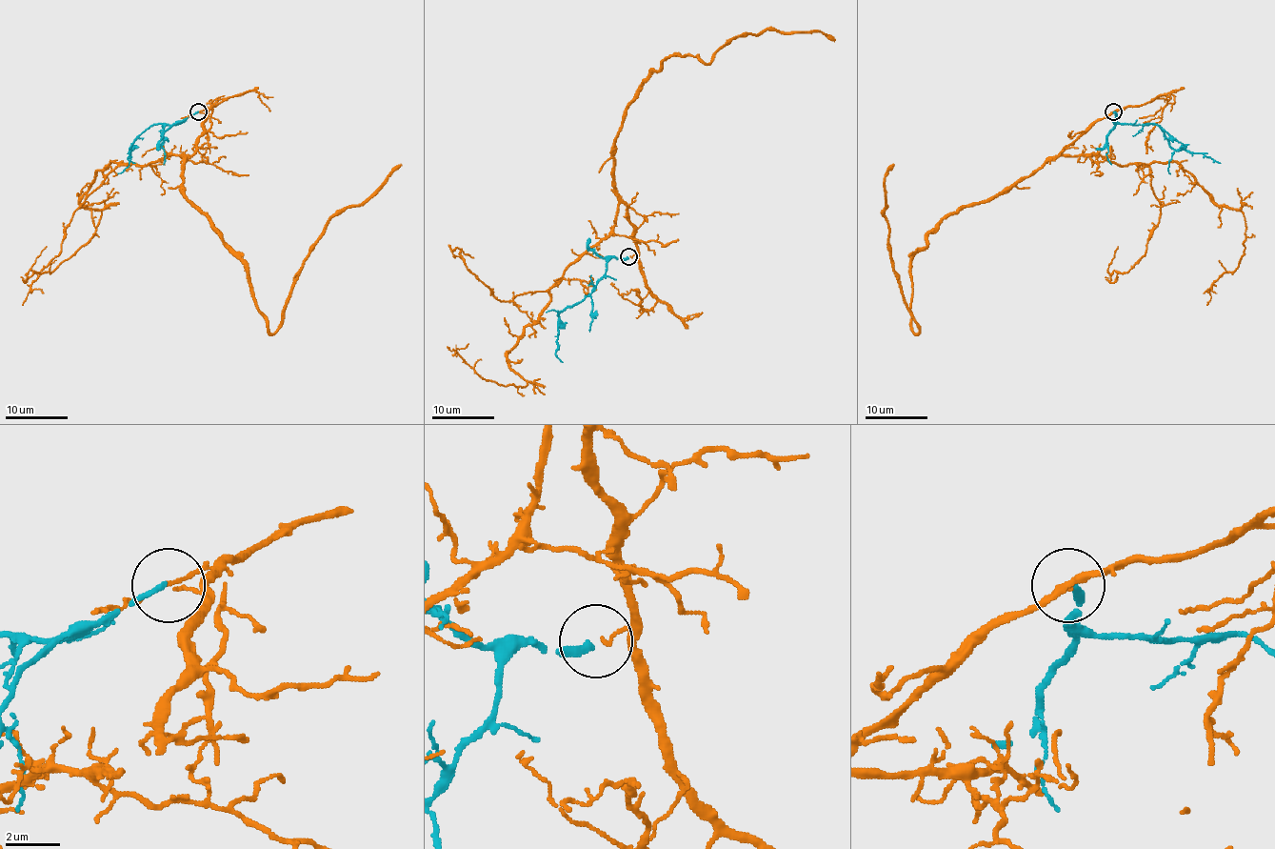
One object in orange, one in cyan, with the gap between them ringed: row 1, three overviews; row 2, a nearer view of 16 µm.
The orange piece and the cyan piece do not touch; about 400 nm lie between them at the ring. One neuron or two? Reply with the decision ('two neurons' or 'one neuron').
two neurons

